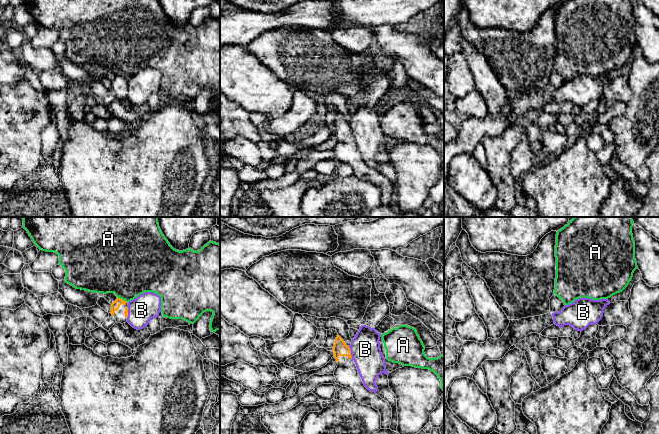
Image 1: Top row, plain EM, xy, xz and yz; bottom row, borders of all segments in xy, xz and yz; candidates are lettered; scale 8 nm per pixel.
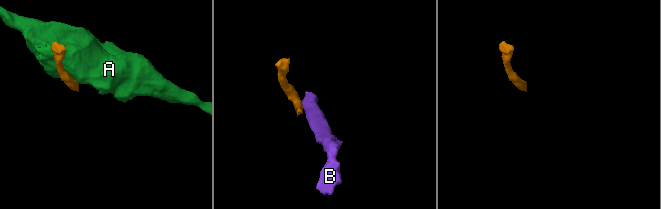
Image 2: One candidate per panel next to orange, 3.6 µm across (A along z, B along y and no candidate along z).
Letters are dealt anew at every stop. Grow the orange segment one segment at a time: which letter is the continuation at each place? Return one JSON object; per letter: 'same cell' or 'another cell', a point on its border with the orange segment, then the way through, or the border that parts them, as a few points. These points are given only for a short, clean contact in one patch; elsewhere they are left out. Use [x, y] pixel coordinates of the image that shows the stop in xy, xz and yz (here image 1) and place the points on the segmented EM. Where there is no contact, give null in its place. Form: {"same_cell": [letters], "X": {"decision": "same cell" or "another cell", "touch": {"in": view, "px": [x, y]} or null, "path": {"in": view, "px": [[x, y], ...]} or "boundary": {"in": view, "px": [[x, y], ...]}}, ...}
{"same_cell": [], "A": {"decision": "another cell", "touch": {"in": "xy", "px": [121, 299]}}, "B": {"decision": "another cell", "touch": {"in": "xz", "px": [350, 352]}, "boundary": {"in": "xz", "px": [[348, 346], [352, 357]]}}}

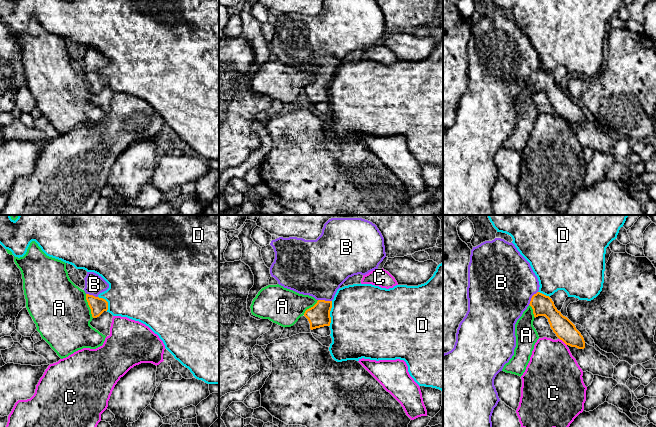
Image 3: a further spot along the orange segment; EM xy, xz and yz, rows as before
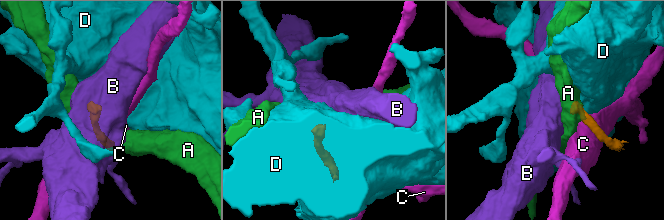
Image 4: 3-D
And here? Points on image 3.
{"same_cell": ["B"], "A": {"decision": "another cell", "touch": {"in": "xy", "px": [89, 306]}, "boundary": {"in": "xy", "px": [[85, 294], [85, 299], [93, 317]]}}, "B": {"decision": "same cell", "touch": {"in": "yz", "px": [531, 298]}, "path": {"in": "yz", "px": [[542, 305], [531, 298], [517, 287], [502, 287]]}}, "C": {"decision": "another cell", "touch": {"in": "yz", "px": [563, 341]}}, "D": {"decision": "another cell", "touch": {"in": "xz", "px": [329, 314]}, "boundary": {"in": "xz", "px": [[332, 301], [329, 326]]}}}

